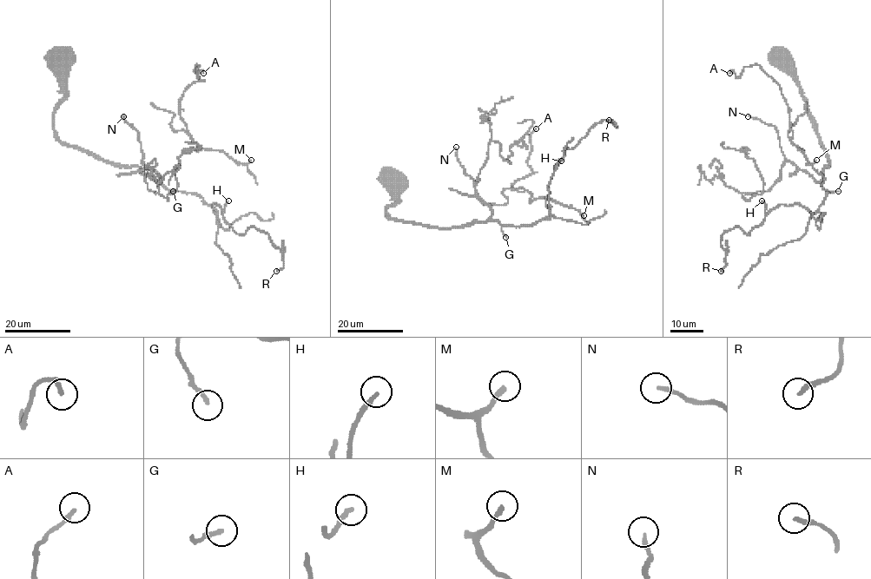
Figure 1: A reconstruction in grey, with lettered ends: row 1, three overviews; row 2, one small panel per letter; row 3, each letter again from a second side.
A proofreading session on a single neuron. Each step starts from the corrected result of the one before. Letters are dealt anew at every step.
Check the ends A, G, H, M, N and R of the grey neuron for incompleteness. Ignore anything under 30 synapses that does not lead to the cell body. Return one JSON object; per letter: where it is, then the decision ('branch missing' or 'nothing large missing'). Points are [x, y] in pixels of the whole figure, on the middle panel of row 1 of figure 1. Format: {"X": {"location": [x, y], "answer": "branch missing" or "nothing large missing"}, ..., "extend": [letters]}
{"A": {"location": [536, 128], "answer": "branch missing"}, "G": {"location": [505, 237], "answer": "nothing large missing"}, "H": {"location": [561, 161], "answer": "nothing large missing"}, "M": {"location": [583, 215], "answer": "branch missing"}, "N": {"location": [456, 147], "answer": "branch missing"}, "R": {"location": [609, 120], "answer": "nothing large missing"}, "extend": ["A", "M", "N"]}

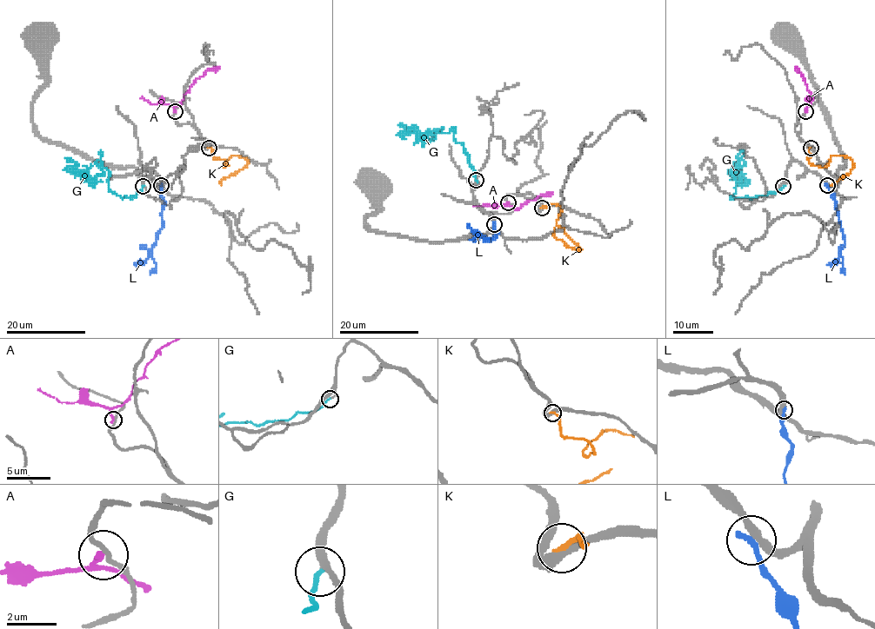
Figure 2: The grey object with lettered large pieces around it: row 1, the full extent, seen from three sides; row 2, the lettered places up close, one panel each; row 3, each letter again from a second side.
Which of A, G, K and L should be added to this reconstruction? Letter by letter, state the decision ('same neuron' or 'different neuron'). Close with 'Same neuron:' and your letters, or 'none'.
A: different neuron
G: same neuron
K: same neuron
L: different neuron
Same neuron: G, K

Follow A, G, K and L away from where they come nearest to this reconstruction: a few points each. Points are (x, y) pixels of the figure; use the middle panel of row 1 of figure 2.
A: (508, 202), (506, 204), (516, 209), (531, 199), (548, 195), (551, 191)
G: (476, 181), (464, 146), (454, 138), (456, 128), (433, 135), (436, 130), (405, 134), (398, 124)
K: (542, 208), (557, 204), (561, 210), (556, 224), (581, 248), (557, 239), (555, 228)
L: (494, 224), (493, 228), (497, 232), (495, 238), (490, 241), (466, 224)

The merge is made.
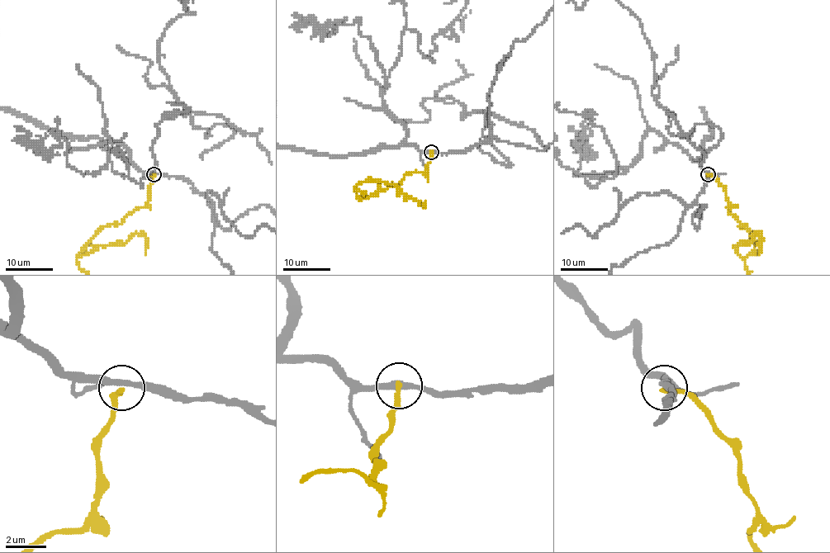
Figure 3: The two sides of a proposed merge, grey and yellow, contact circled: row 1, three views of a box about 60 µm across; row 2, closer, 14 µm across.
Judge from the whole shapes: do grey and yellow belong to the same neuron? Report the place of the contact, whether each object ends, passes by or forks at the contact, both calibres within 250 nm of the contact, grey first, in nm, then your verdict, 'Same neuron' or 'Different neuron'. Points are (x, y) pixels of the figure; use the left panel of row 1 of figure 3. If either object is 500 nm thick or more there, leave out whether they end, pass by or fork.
Place: (154, 174). At the ring grey passes by. At the ring yellow ends. Thickness 280 nm (grey) against 240 nm. Different neuron

